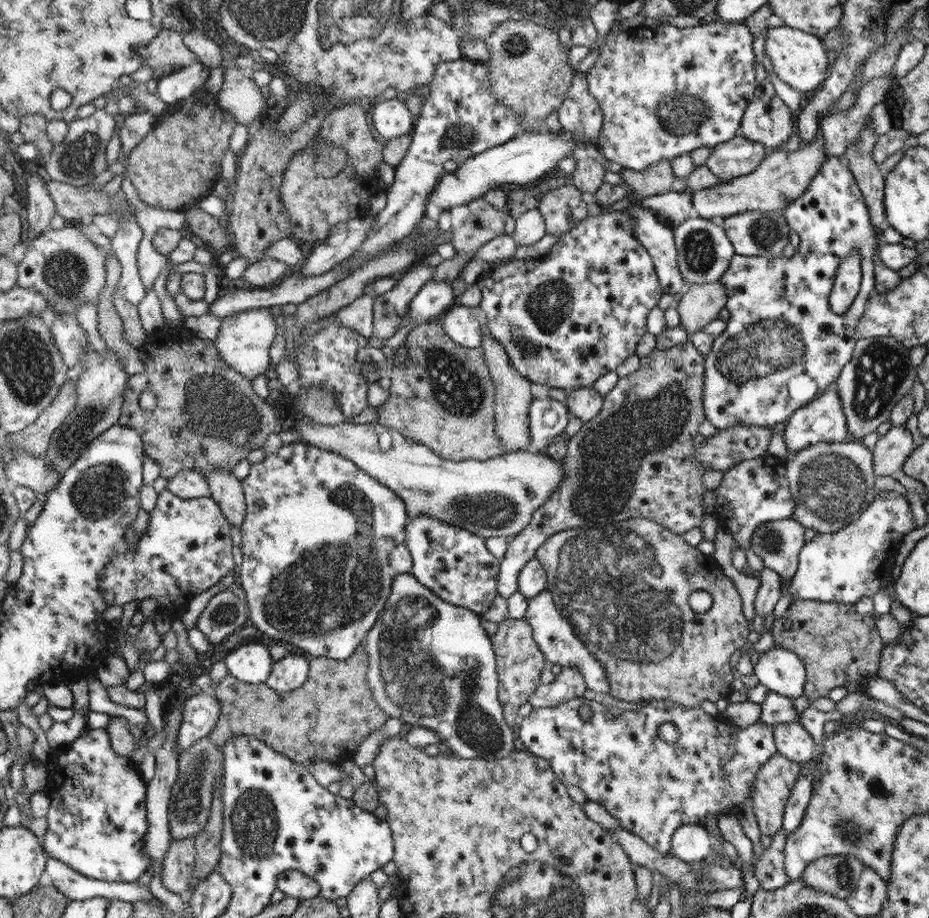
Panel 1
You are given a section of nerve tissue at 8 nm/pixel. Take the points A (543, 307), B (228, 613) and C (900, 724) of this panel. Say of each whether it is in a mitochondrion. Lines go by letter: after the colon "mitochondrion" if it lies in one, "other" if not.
A: mitochondrion
B: mitochondrion
C: other

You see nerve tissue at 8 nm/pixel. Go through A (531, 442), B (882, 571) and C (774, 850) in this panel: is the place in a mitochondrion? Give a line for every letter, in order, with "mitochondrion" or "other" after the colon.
A: other
B: other
C: other

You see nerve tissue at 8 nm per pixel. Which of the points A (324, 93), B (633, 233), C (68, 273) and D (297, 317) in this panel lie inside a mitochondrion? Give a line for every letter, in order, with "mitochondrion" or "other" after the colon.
A: other
B: other
C: mitochondrion
D: other

